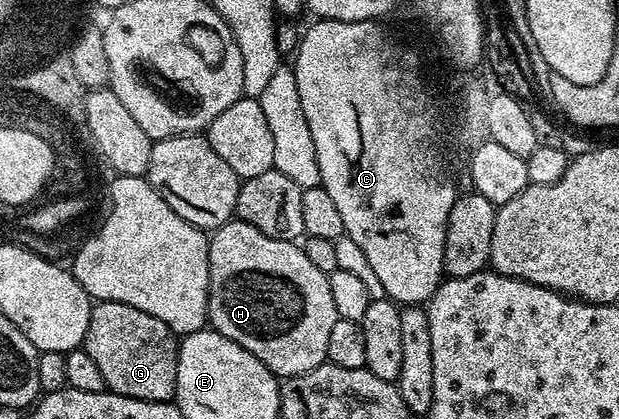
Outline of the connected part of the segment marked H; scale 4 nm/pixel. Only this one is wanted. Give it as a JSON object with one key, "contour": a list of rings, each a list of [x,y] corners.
{"contour":[[[233,218],[231,221],[224,223],[221,227],[217,227],[211,232],[208,240],[208,264],[210,265],[208,323],[211,330],[218,332],[222,337],[226,337],[238,345],[242,345],[242,349],[246,349],[254,357],[258,357],[258,361],[262,361],[262,365],[266,365],[266,369],[270,369],[273,375],[279,377],[281,380],[293,379],[294,376],[301,375],[302,373],[310,373],[310,369],[321,367],[326,362],[328,357],[326,345],[330,341],[330,332],[333,331],[334,321],[338,316],[334,309],[332,294],[330,294],[328,276],[322,273],[322,269],[317,269],[312,264],[310,257],[306,257],[303,246],[297,245],[295,242],[287,239],[266,237],[266,233],[254,229],[254,225],[243,223],[240,219]]]}

